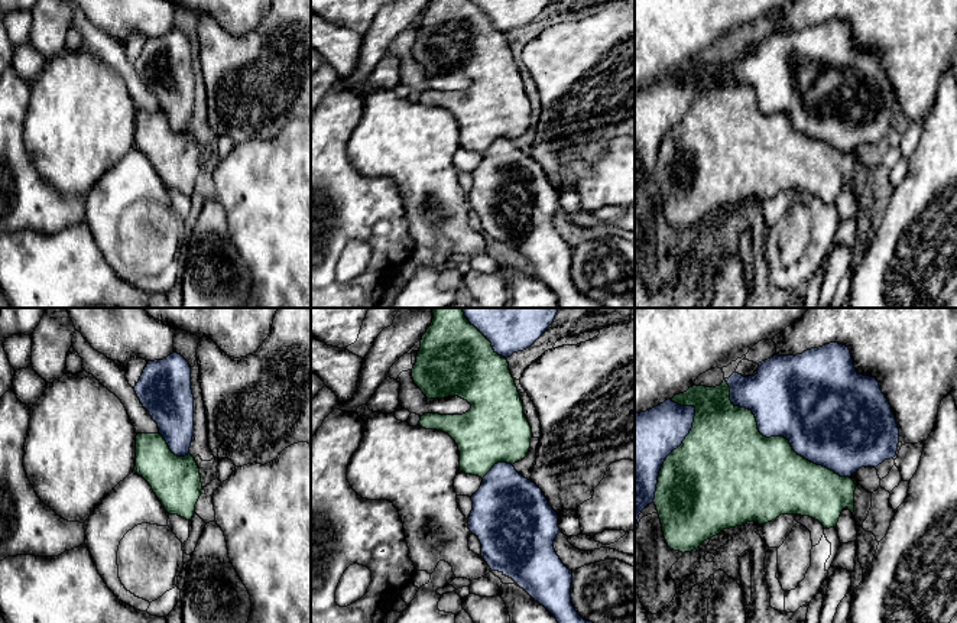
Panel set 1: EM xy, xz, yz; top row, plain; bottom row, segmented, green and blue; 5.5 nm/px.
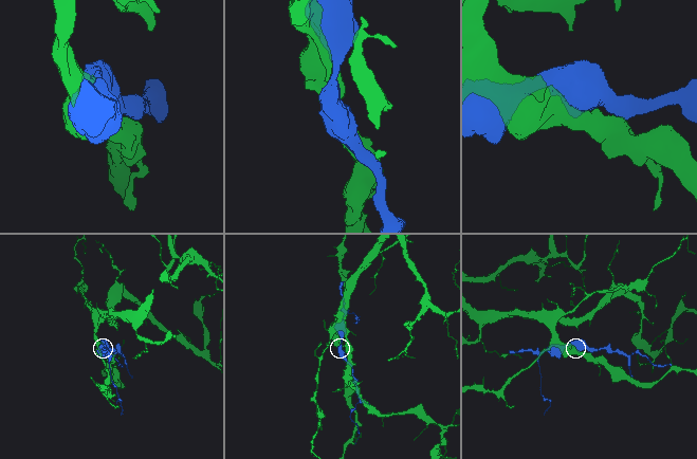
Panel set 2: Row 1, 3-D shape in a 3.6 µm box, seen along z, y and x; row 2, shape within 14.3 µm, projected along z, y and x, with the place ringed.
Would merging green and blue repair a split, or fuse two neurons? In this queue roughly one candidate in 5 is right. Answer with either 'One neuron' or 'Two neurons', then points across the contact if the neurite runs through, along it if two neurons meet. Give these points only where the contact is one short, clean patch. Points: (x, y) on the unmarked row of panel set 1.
Two neurons

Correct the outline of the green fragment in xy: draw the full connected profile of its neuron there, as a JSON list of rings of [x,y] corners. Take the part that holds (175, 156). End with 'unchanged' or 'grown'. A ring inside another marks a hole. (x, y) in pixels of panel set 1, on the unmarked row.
[[[137,110],[134,147],[149,159],[169,191],[192,195],[202,159],[191,130],[175,132],[160,110]]]; unchanged

